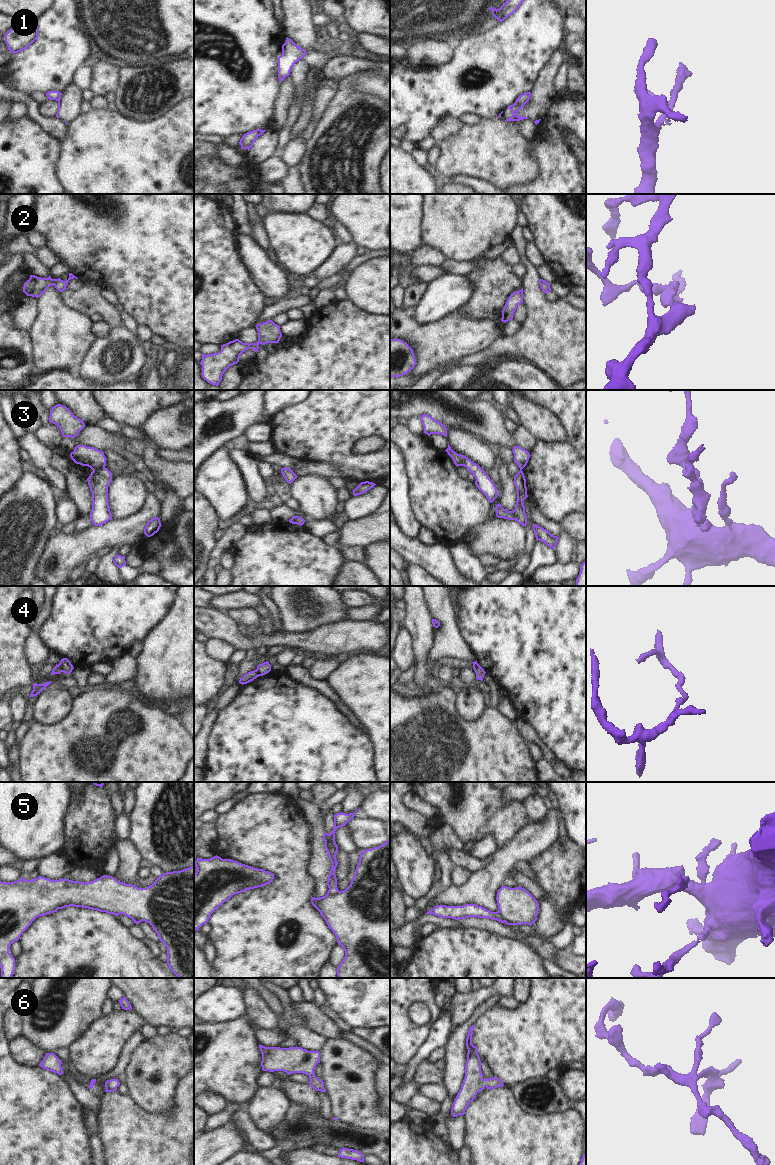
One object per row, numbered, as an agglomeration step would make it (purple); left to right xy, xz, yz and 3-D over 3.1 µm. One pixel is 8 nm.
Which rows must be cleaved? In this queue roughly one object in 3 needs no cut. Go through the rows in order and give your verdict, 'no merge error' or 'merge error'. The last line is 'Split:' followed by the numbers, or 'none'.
1: merge error
2: merge error
3: merge error
4: merge error
5: merge error
6: no merge error
Split: 1, 2, 3, 4, 5

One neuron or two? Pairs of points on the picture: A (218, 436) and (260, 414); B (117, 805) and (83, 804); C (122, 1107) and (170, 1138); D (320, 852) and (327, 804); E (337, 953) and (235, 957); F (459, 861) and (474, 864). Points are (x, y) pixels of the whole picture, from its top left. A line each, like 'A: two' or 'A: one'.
A: one
B: two
C: one
D: two
E: two
F: one

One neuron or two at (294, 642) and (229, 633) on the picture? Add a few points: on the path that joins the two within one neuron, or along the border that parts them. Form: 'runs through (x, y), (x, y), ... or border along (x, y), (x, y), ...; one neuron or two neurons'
runs through (278, 640), (245, 641); one neuron

